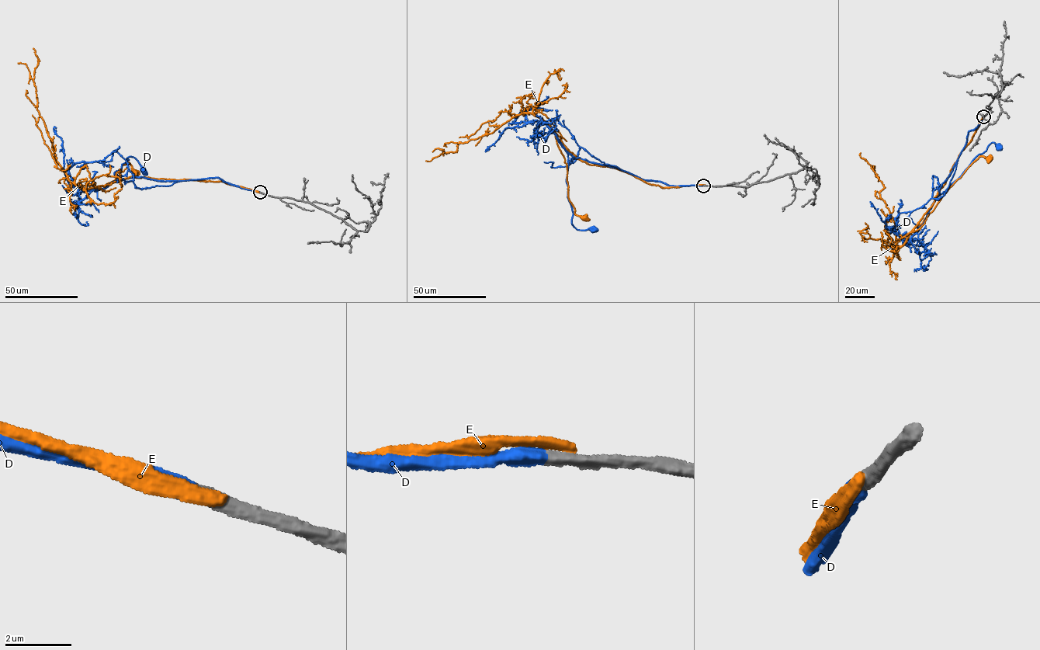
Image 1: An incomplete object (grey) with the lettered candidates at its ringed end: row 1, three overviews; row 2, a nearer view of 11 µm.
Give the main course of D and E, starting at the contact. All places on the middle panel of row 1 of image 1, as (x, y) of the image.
D: (703, 185), (644, 179), (567, 152), (566, 181), (571, 222), (577, 229), (593, 229)
E: (704, 185), (661, 187), (588, 164), (566, 149), (555, 131), (566, 165), (567, 196), (575, 213), (584, 217)

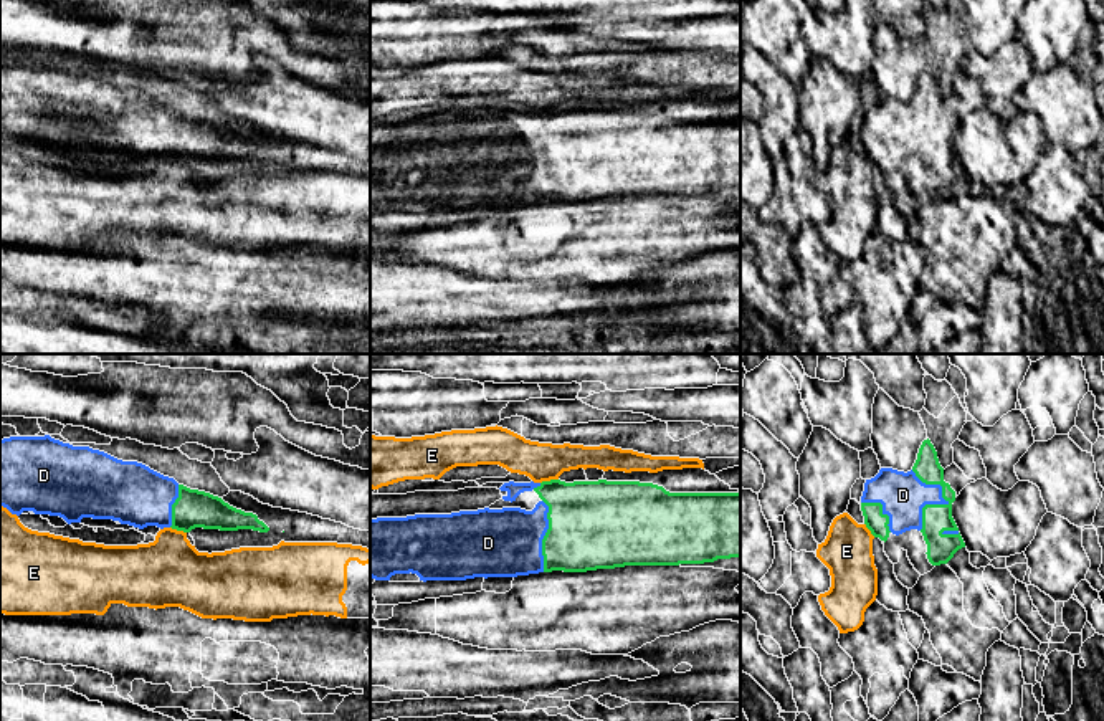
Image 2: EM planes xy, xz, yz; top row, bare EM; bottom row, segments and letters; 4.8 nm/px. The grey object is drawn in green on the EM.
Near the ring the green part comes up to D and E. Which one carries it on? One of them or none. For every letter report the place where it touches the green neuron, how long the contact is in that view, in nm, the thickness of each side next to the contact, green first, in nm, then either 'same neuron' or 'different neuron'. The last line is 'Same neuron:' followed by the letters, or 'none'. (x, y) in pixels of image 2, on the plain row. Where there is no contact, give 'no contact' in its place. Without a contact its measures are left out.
D: contact yz (946, 129); length 300 nm; calibres 140 and 220 nm; same neuron
E: contact xz (551, 109); length 90 nm; calibres 360 and 190 nm; different neuron
Same neuron: D

